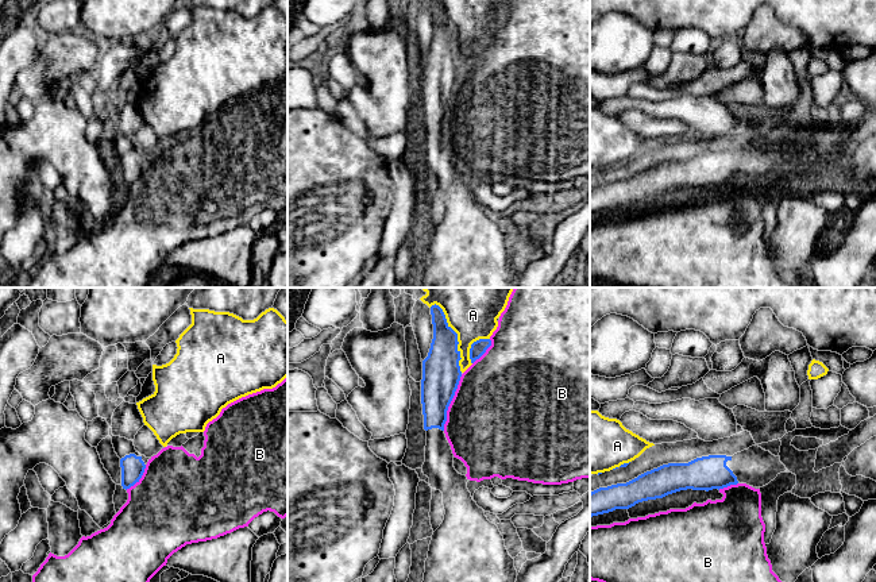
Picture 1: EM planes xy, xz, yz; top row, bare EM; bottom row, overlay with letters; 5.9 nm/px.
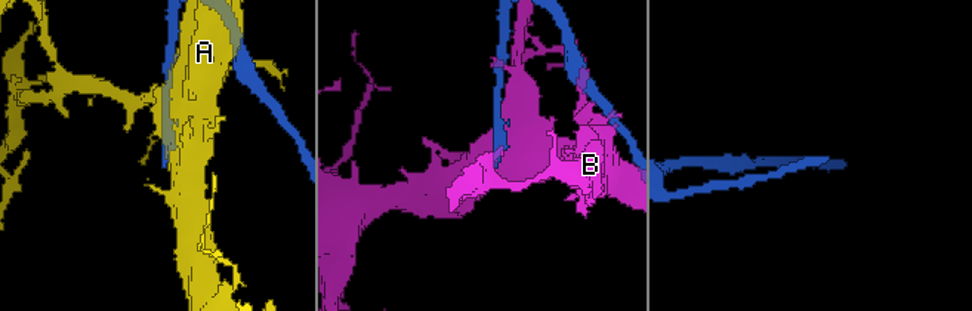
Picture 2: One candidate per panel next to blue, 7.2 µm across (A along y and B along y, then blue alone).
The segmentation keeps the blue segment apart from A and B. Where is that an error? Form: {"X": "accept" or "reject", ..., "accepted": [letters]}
{"A": "reject", "B": "reject", "accepted": []}

